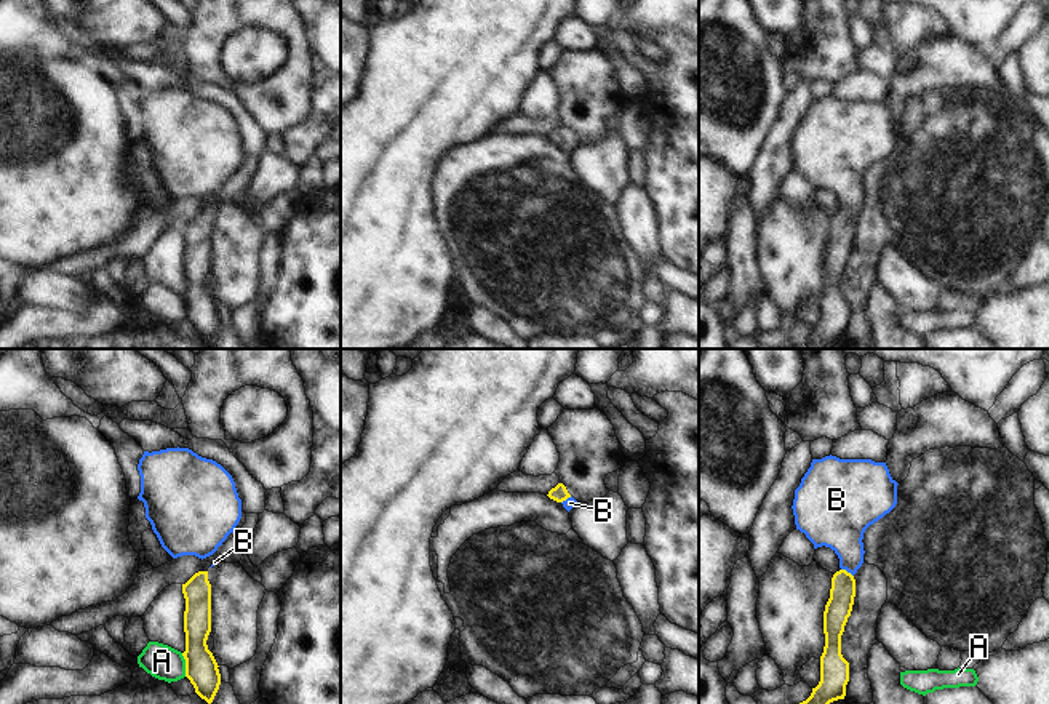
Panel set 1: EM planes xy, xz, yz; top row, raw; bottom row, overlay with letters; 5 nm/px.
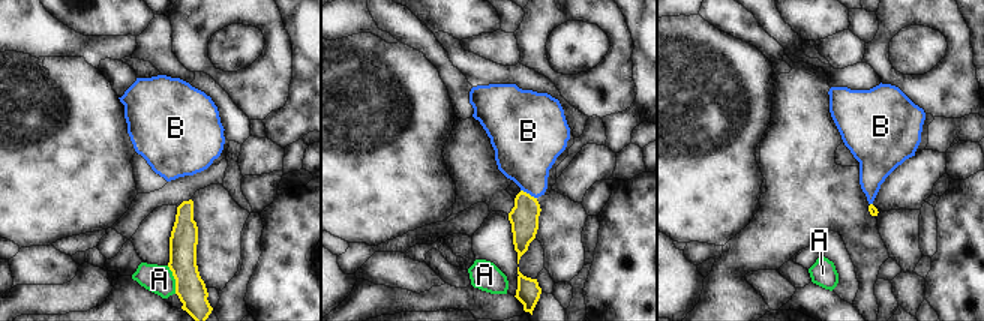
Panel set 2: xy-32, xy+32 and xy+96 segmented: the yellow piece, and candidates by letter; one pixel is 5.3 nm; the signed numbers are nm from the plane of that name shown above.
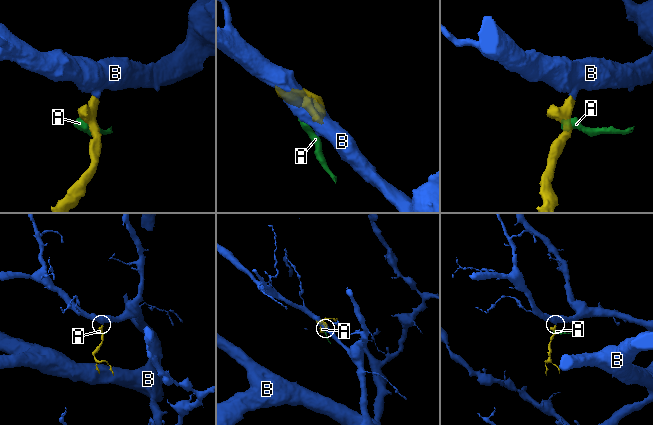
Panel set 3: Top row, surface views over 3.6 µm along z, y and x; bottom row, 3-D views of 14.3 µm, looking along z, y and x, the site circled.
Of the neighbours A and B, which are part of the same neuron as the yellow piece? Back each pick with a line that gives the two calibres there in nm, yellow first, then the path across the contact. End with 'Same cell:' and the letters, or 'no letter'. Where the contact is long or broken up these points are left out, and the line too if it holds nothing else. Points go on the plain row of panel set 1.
B: 130 nm thick on the yellow side, 260 nm on the other; runs through yz (838, 250), (846, 213), (846, 181), (838, 165)
Same cell: B

